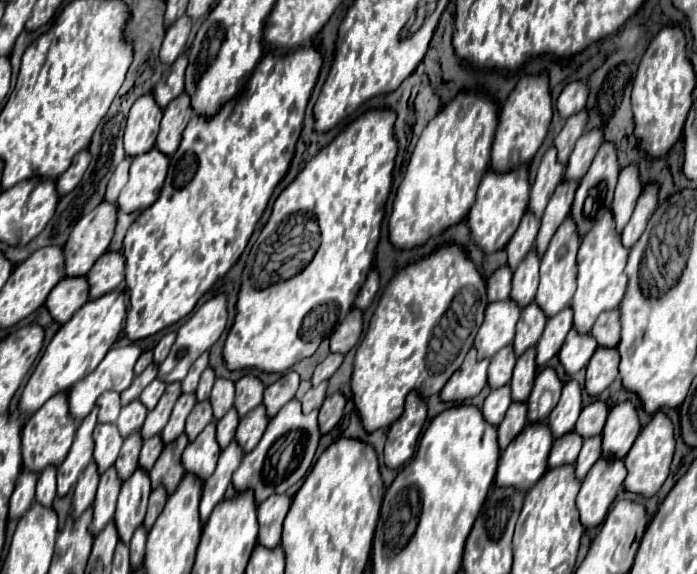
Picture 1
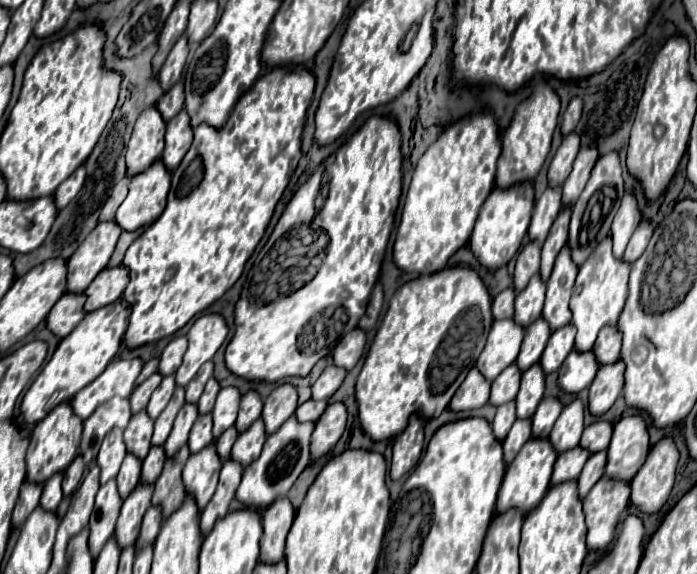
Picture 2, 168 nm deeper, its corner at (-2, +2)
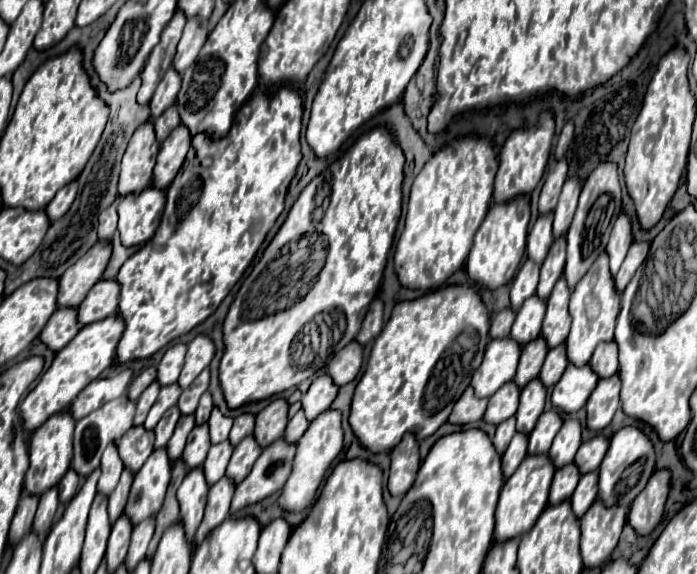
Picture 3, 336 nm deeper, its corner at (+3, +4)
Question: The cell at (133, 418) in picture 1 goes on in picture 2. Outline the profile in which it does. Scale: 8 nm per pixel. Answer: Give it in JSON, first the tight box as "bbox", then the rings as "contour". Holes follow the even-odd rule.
{"bbox":[124,411,154,459],"contour":[[[146,411],[134,413],[128,427],[124,429],[124,443],[130,453],[144,459],[150,449],[150,437],[152,437],[152,425],[154,421],[148,417]]]}

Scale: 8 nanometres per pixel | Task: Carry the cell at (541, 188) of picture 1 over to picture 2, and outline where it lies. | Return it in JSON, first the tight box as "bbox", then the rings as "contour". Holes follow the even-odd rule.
{"bbox":[528,187,562,243],"contour":[[[548,187],[540,199],[534,205],[534,213],[532,213],[532,223],[528,227],[528,237],[530,239],[538,239],[540,243],[546,239],[552,221],[556,219],[558,211],[562,207],[562,191],[560,187]]]}

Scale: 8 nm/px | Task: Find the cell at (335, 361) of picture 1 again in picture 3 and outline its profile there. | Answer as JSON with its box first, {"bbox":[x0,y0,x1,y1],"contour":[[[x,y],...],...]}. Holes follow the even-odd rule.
{"bbox":[301,375,337,421],"contour":[[[323,375],[323,377],[317,377],[309,391],[303,395],[301,403],[303,403],[303,411],[305,411],[305,417],[307,421],[313,421],[317,415],[321,415],[323,411],[327,411],[333,403],[333,399],[337,397],[337,387],[333,383],[333,379],[329,375]]]}

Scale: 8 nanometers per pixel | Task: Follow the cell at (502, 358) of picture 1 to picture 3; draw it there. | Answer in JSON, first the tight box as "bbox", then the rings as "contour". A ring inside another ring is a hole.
{"bbox":[485,383,519,425],"contour":[[[505,383],[493,397],[489,397],[489,407],[485,411],[485,423],[497,425],[513,417],[519,407],[519,389],[515,383]]]}

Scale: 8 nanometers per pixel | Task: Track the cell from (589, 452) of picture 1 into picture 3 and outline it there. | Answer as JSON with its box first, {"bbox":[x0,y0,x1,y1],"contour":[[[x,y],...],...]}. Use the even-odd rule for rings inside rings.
{"bbox":[571,473,597,519],"contour":[[[587,473],[581,477],[573,497],[571,497],[571,505],[573,505],[573,513],[577,519],[581,519],[581,515],[585,515],[585,511],[593,505],[593,501],[597,499],[597,473]]]}

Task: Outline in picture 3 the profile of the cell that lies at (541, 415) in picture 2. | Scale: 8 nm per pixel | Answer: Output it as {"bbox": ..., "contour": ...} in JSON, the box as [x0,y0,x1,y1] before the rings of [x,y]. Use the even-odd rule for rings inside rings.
{"bbox":[529,413,563,455],"contour":[[[543,413],[537,421],[537,427],[529,435],[529,455],[547,455],[557,431],[561,429],[561,423],[563,419],[559,417],[559,413]]]}

